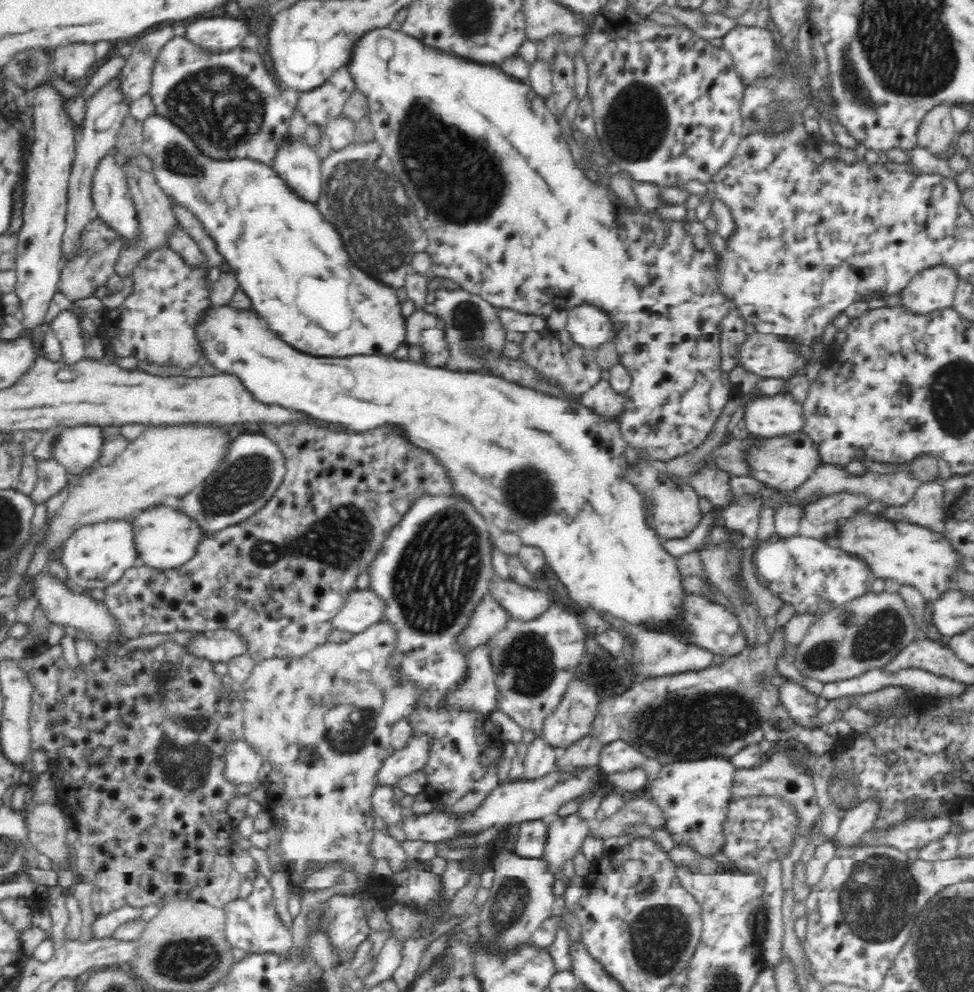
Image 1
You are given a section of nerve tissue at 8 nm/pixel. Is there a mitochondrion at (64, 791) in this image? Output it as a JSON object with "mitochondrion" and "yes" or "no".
{"mitochondrion":"no"}

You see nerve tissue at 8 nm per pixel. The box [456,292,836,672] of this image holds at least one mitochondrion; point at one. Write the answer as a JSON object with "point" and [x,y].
{"point":[530,494]}

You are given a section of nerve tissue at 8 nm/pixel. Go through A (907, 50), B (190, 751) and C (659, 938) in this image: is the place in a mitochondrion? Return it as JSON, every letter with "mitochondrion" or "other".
{"A":"mitochondrion","B":"mitochondrion","C":"mitochondrion"}

